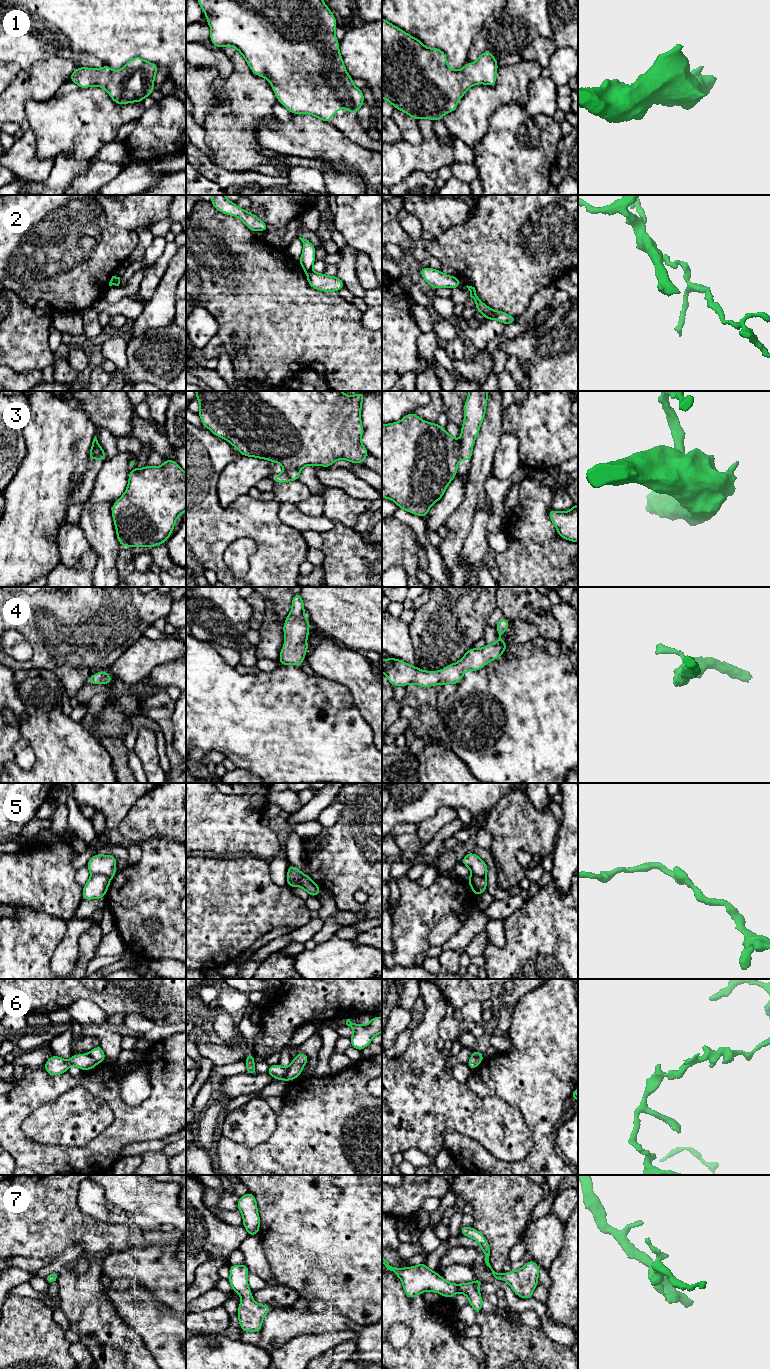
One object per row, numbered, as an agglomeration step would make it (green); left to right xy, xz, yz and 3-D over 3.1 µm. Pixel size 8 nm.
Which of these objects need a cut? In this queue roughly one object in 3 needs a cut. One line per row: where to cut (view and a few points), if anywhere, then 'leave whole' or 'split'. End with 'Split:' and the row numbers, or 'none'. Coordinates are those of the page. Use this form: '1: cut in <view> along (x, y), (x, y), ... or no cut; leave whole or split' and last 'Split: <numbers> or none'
1: no cut; leave whole
2: cut in xz along (311, 269), (306, 272); split
3: cut in xy along (104, 454), (96, 451), (94, 458); split
4: no cut; leave whole
5: cut in xy along (92, 873), (102, 873), (110, 879); split
6: cut in xz along (289, 1067), (284, 1079); split
7: no cut; leave whole
Split: 2, 3, 5, 6

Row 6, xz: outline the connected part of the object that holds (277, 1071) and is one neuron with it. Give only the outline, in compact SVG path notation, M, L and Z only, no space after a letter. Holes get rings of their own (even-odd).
M279 1064L270 1065L266 1074L275 1077L277 1081L285 1080L289 1067L282 1067Z

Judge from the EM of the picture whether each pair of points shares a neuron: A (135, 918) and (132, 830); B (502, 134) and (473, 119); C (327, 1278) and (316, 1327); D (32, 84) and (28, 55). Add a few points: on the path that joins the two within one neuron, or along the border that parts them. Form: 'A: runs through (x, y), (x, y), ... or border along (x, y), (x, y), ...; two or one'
A: border along (163, 837), (152, 837), (140, 843); two
B: border along (499, 106), (490, 117), (485, 134), (474, 146); two
C: border along (328, 1305), (334, 1306), (348, 1318); two
D: border along (51, 57), (38, 60), (27, 70), (21, 70); two

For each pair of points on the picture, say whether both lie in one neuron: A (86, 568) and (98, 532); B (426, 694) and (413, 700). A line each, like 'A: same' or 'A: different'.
A: different
B: same

